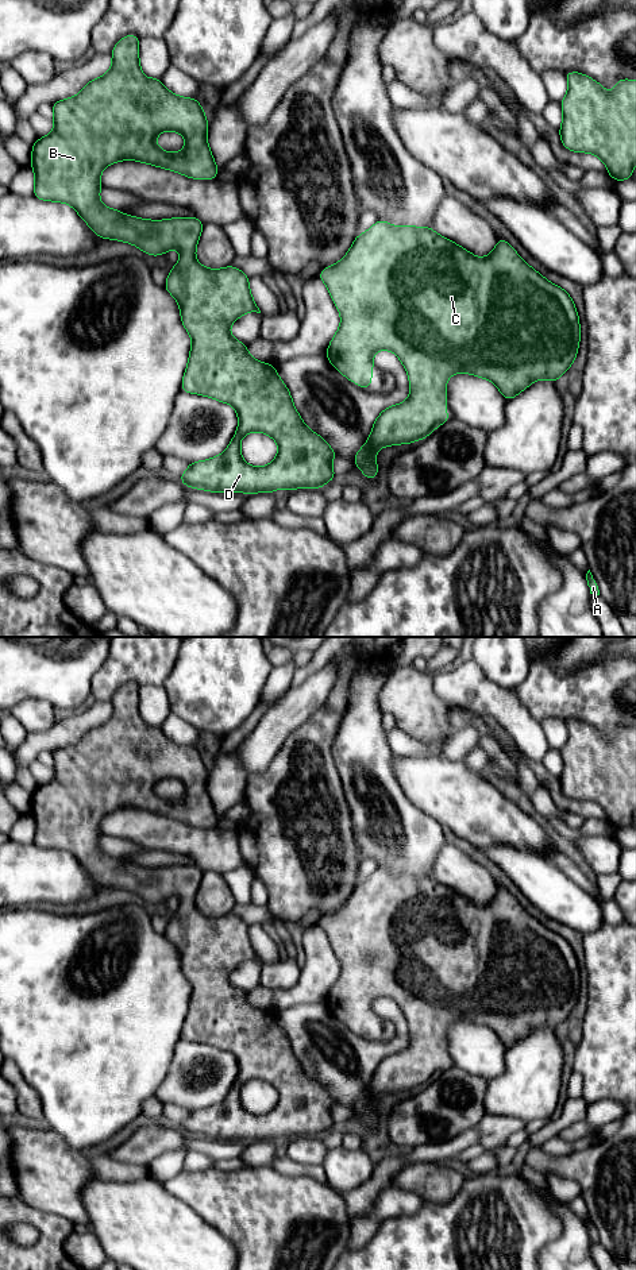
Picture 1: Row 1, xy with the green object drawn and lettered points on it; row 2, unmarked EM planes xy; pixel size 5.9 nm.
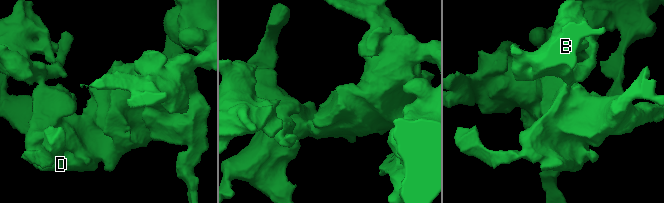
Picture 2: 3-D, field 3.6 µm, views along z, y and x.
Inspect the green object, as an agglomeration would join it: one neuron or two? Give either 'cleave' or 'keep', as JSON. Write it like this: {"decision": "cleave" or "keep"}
{"decision": "keep"}

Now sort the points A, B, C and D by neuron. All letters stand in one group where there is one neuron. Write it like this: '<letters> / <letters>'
A B C D

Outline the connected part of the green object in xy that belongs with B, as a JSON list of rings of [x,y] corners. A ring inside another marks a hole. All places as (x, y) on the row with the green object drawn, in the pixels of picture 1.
[[[135,34],[126,35],[112,49],[112,66],[109,72],[89,81],[74,97],[59,100],[51,104],[54,109],[54,130],[47,136],[39,138],[32,144],[31,167],[35,174],[34,197],[43,201],[66,202],[76,209],[81,219],[101,239],[113,239],[139,247],[144,254],[158,256],[176,247],[180,251],[180,262],[170,269],[165,282],[165,289],[180,304],[181,323],[192,337],[192,347],[188,367],[181,383],[181,391],[211,397],[220,402],[230,404],[238,413],[238,429],[227,449],[212,459],[189,463],[186,471],[180,476],[188,487],[207,490],[212,493],[273,493],[278,489],[296,490],[301,487],[321,489],[332,480],[336,474],[332,470],[335,451],[317,433],[311,432],[301,420],[293,405],[292,395],[278,378],[277,367],[253,359],[248,355],[247,344],[238,341],[230,333],[231,324],[248,312],[261,313],[253,300],[248,281],[250,278],[239,269],[227,266],[224,269],[207,269],[200,265],[196,256],[196,246],[204,228],[197,217],[173,217],[169,220],[144,220],[128,216],[120,211],[104,206],[99,193],[103,189],[100,175],[104,167],[119,161],[132,159],[157,167],[173,170],[194,180],[215,180],[219,169],[212,157],[207,140],[208,120],[197,99],[180,97],[165,88],[161,80],[147,77],[139,65],[139,38]],[[163,131],[180,132],[186,144],[180,153],[161,150],[155,138]],[[250,432],[269,435],[278,444],[278,455],[263,467],[247,464],[240,455],[240,440]]]

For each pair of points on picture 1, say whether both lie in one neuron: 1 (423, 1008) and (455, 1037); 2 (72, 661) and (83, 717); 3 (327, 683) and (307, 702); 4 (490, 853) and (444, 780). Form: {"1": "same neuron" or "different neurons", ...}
{"1": "different neurons", "2": "different neurons", "3": "same neuron", "4": "different neurons"}

